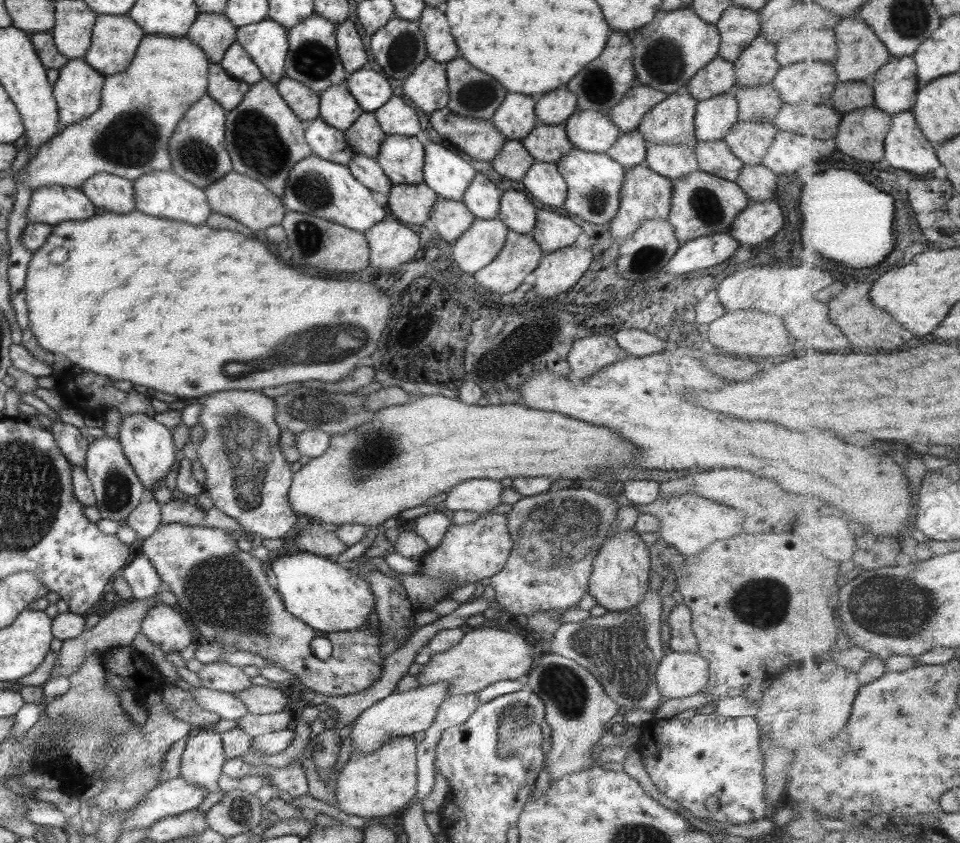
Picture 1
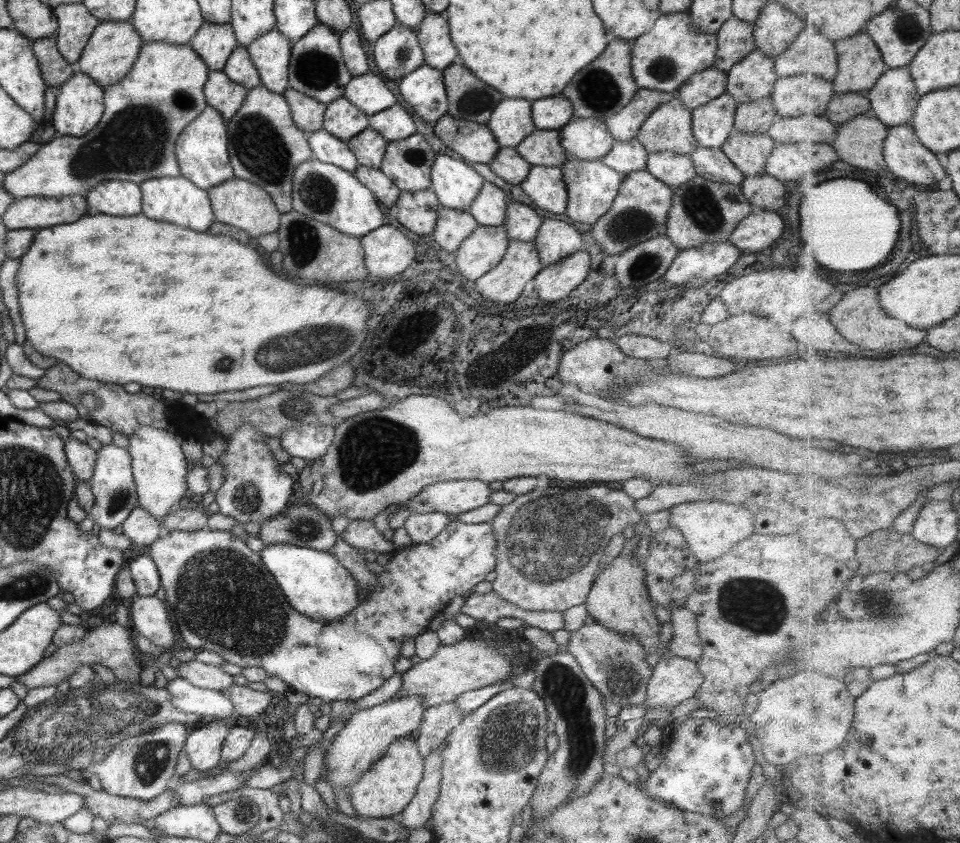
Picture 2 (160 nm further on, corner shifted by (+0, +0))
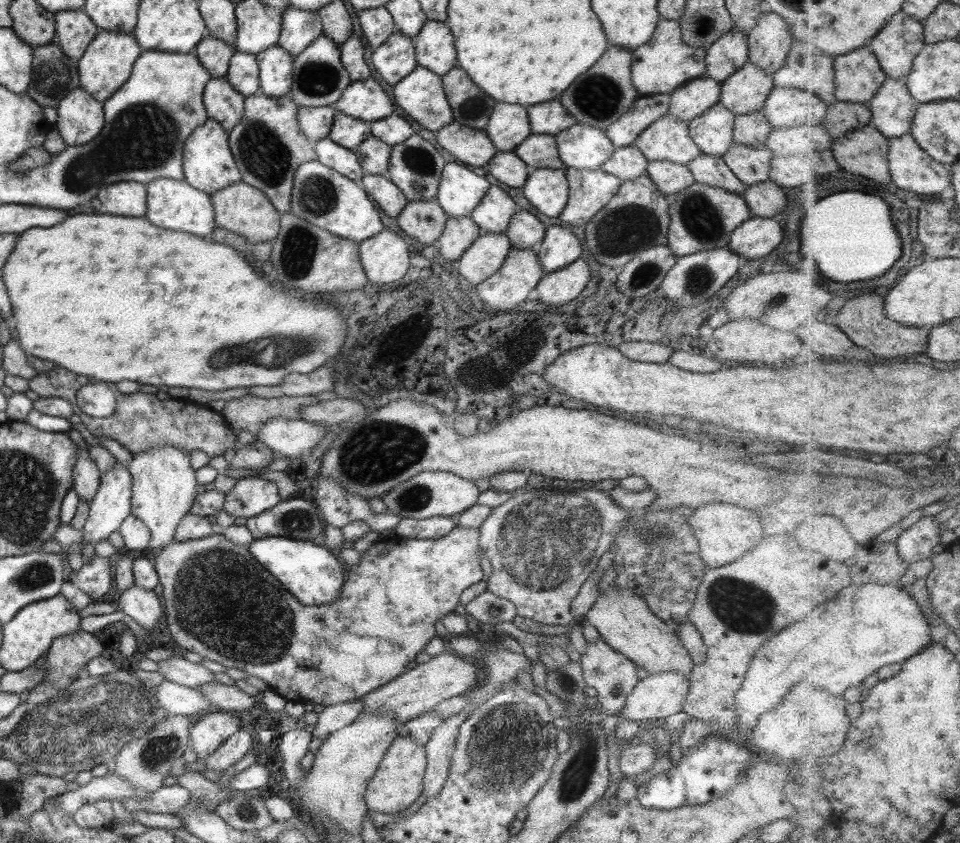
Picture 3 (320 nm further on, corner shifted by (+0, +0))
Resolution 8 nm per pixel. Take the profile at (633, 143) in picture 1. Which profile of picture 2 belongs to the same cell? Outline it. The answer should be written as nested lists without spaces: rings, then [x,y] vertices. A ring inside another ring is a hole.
[[[636,138],[619,142],[614,141],[611,148],[605,156],[600,158],[600,161],[623,178],[624,175],[630,172],[644,170],[646,165],[647,152],[637,142]]]

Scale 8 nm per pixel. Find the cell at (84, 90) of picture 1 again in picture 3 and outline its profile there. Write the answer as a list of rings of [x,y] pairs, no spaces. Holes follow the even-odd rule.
[[[77,87],[59,101],[56,128],[66,146],[87,144],[103,128],[102,103]]]

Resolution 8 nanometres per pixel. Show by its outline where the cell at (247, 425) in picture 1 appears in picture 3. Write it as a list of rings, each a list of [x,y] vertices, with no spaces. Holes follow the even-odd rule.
[[[249,477],[239,480],[225,494],[222,509],[231,516],[246,519],[273,508],[280,501],[274,483],[261,480],[259,477]]]

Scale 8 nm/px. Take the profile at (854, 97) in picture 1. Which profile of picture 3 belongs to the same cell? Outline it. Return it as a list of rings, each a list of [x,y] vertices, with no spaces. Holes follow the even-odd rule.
[[[837,101],[828,108],[822,125],[835,139],[872,122],[874,113],[867,103]]]

